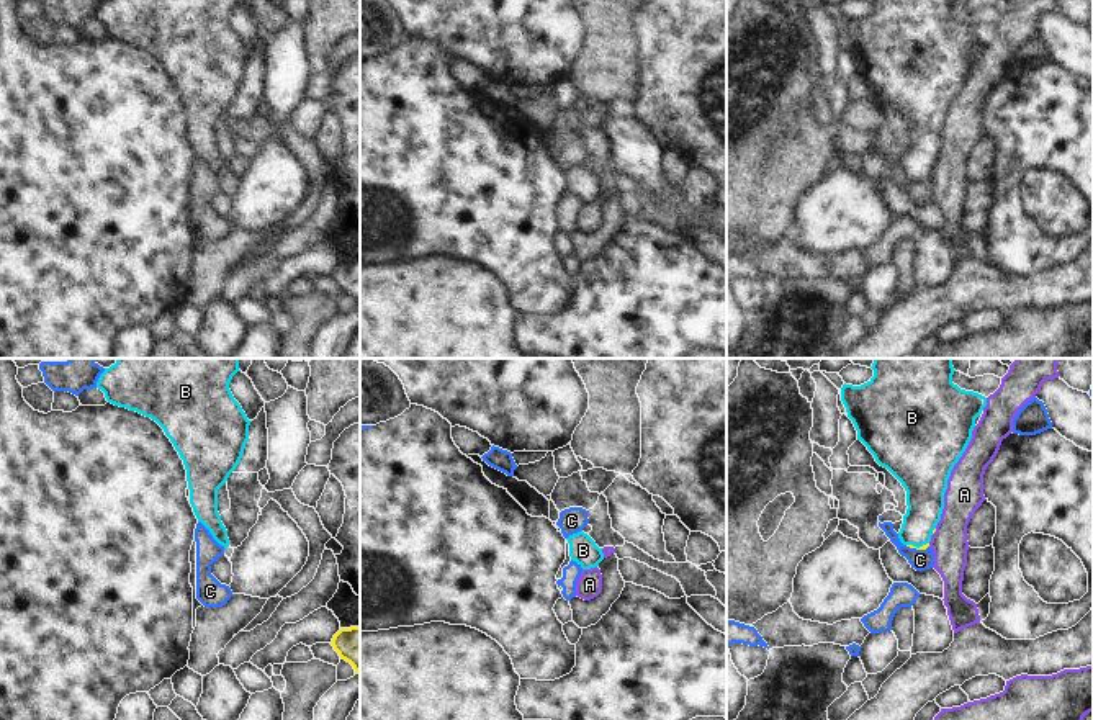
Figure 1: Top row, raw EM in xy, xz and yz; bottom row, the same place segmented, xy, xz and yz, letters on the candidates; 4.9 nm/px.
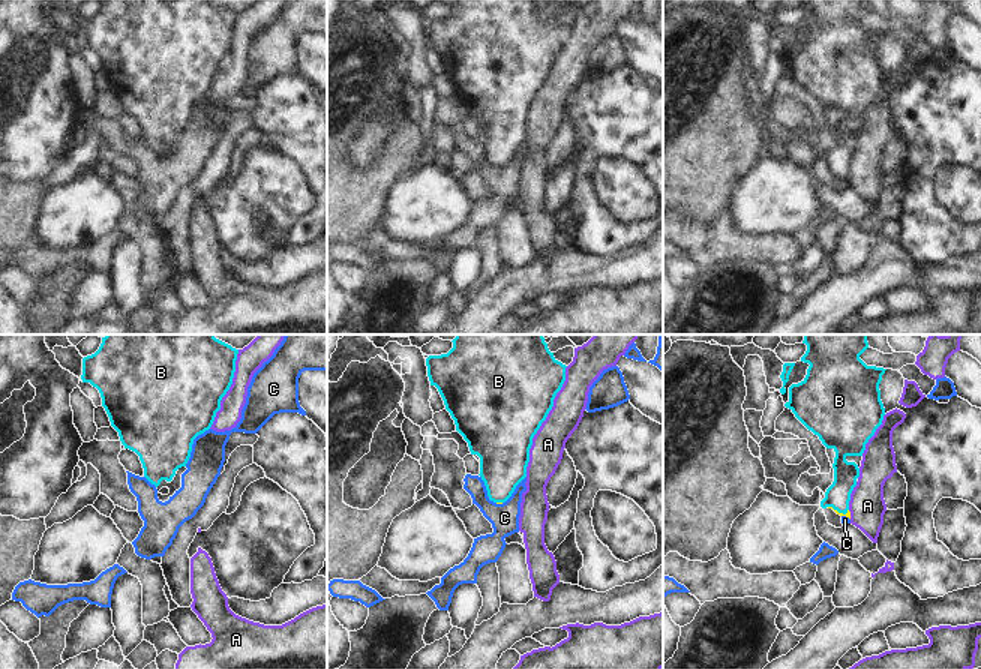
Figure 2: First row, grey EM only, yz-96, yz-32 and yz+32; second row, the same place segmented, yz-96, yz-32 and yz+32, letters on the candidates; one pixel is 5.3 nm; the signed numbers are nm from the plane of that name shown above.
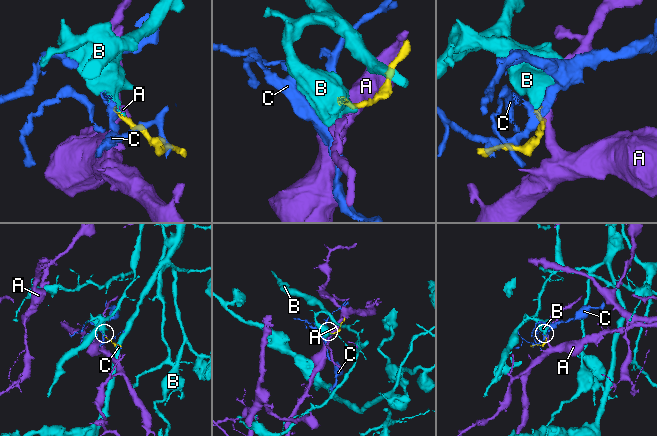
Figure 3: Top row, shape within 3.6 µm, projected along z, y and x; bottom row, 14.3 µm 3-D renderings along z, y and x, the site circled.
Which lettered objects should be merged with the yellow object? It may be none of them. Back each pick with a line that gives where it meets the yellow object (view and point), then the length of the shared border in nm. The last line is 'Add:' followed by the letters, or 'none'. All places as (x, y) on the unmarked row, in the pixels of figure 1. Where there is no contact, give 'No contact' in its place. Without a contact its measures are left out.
B: Touches yellow at yz (915, 180). Shared border 110 nm
Add: B

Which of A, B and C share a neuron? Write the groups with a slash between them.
A / B / C

